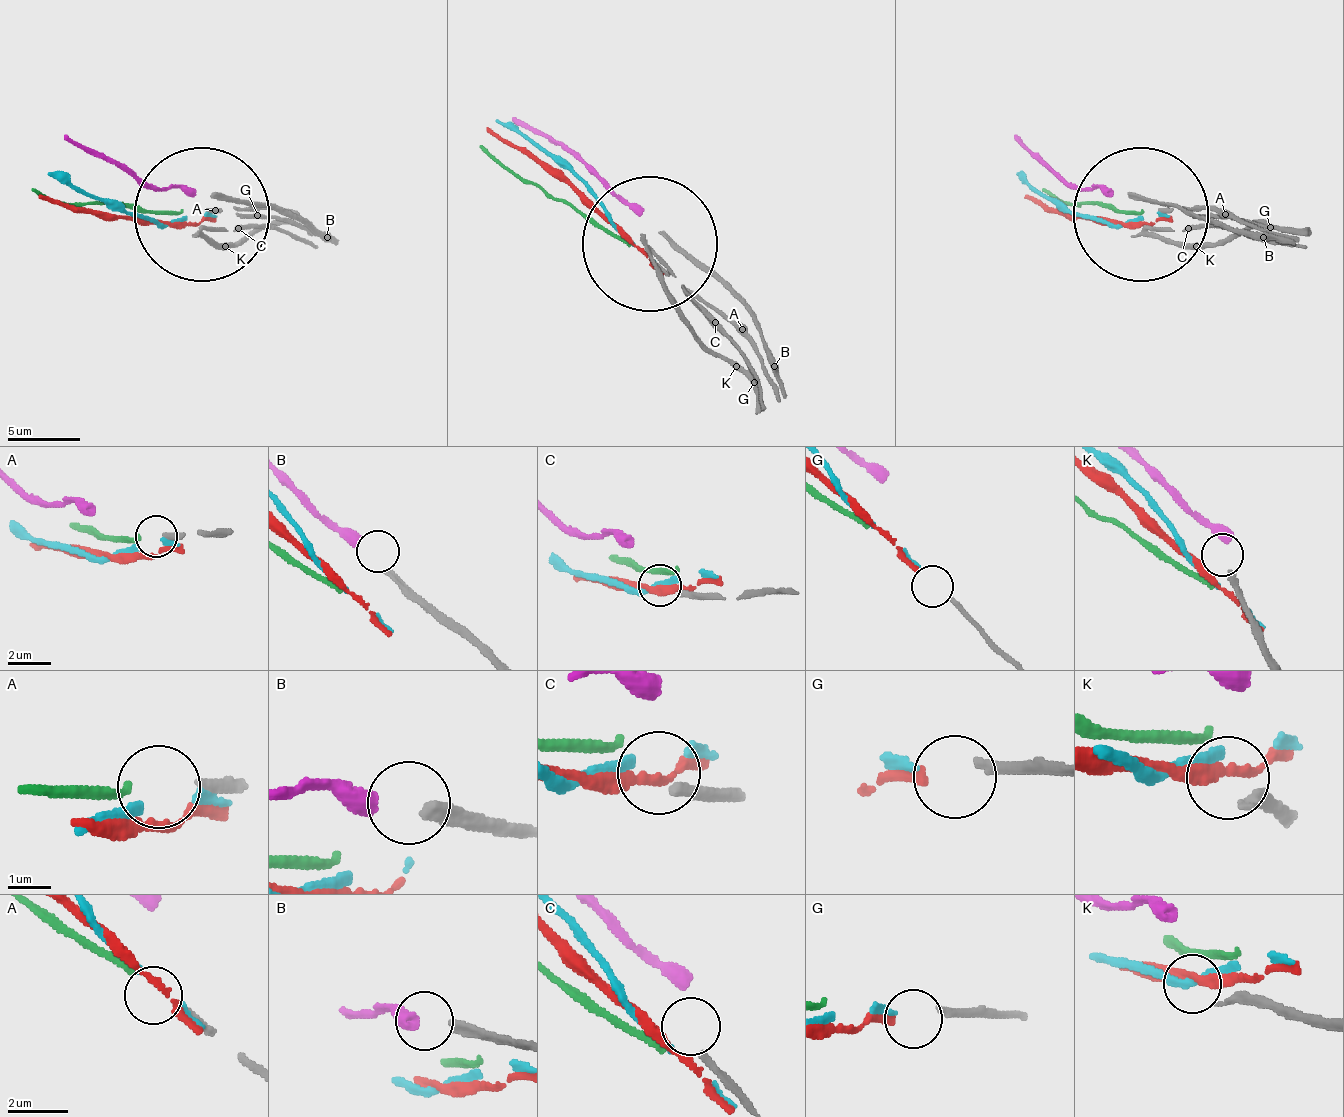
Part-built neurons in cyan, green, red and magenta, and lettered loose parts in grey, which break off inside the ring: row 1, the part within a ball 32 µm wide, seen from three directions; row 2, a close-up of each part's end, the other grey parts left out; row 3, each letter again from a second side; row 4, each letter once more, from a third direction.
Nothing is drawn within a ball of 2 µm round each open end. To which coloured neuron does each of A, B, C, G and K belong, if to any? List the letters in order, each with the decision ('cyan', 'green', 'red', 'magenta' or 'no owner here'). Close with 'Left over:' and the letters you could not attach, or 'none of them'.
A: green
B: magenta
C: no owner here
G: red
K: no owner here
Left over: C, K

